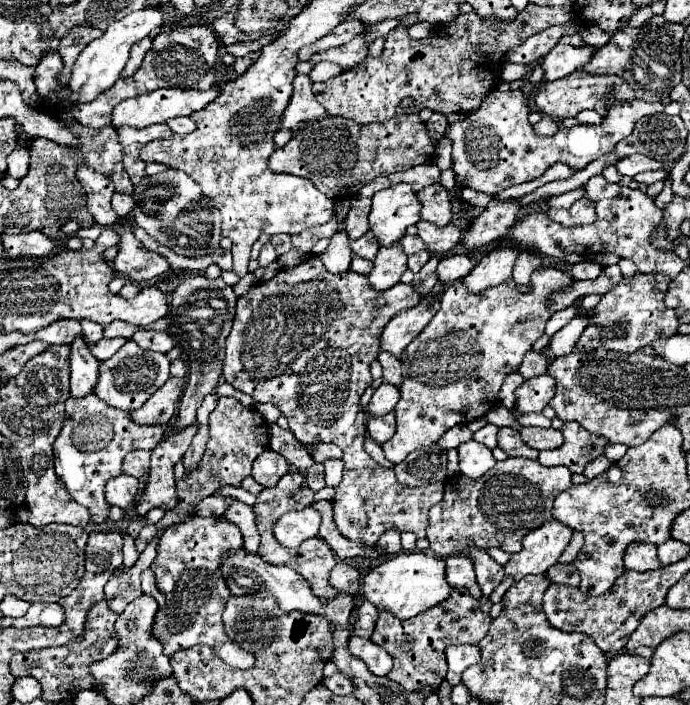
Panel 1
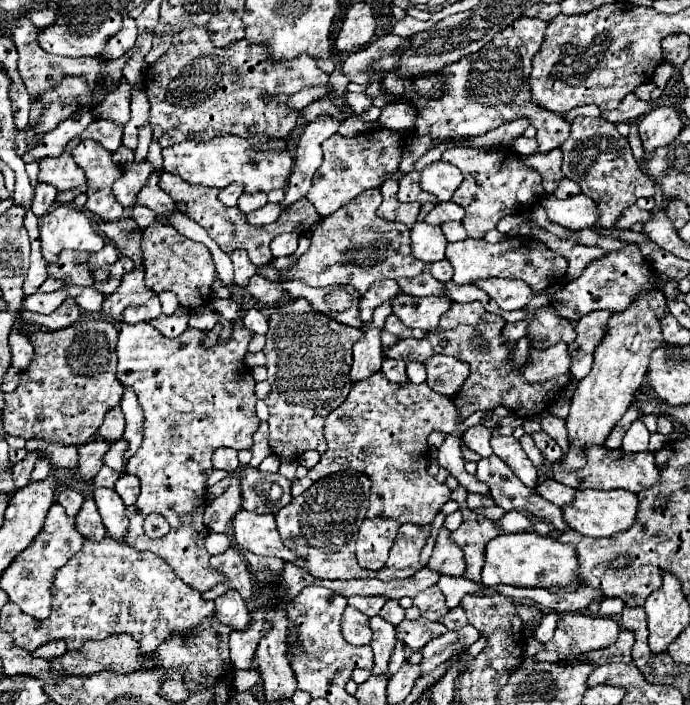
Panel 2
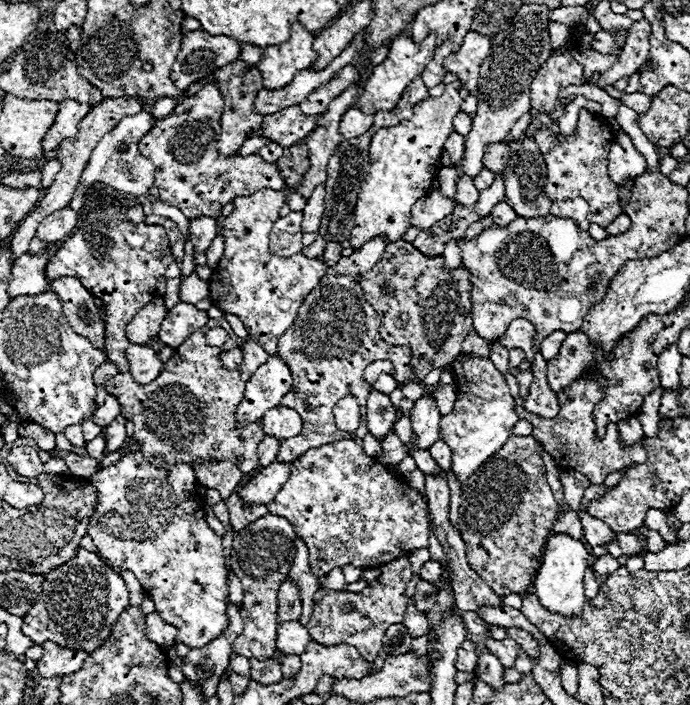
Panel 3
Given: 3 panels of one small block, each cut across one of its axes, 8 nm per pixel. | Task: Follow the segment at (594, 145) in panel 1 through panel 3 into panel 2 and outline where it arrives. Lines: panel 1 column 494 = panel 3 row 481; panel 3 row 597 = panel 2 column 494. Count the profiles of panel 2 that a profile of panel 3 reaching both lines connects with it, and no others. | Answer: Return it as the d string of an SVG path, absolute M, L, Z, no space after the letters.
M508 146L494 150L448 148L442 152L440 160L458 166L464 174L464 182L454 192L452 200L466 210L462 226L466 228L470 238L484 238L488 230L496 228L500 218L508 214L524 214L536 208L540 200L546 196L538 172L526 168L522 158Z

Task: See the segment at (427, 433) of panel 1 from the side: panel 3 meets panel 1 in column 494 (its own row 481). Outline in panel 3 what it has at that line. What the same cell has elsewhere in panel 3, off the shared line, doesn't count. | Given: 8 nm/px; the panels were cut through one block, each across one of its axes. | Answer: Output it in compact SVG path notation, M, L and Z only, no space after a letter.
M340 440L304 452L292 462L286 484L268 504L268 508L272 514L284 516L294 526L296 534L306 542L310 566L320 578L326 576L334 566L354 564L356 568L378 568L380 564L408 556L412 550L428 548L430 522L426 498L418 490L412 490L406 480L392 478L388 468L376 458L364 456L360 440Z

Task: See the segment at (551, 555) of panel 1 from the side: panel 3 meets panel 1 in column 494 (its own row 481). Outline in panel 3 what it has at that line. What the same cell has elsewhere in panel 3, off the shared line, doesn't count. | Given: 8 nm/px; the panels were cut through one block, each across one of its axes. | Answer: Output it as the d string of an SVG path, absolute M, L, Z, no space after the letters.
M590 370L590 372L586 372L586 376L582 376L582 380L578 378L568 388L558 392L560 412L556 418L542 418L538 414L525 411L522 406L516 406L515 410L520 419L526 418L534 426L532 434L538 436L538 440L542 440L542 444L546 444L546 452L554 458L554 462L560 470L582 472L590 480L590 484L602 484L610 472L626 468L632 462L642 464L642 460L646 460L646 452L640 442L628 450L620 448L616 424L606 426L604 440L594 440L594 430L596 430L594 406L598 402L602 402L604 396L606 396L606 380L602 380L602 376L596 376L594 370Z

